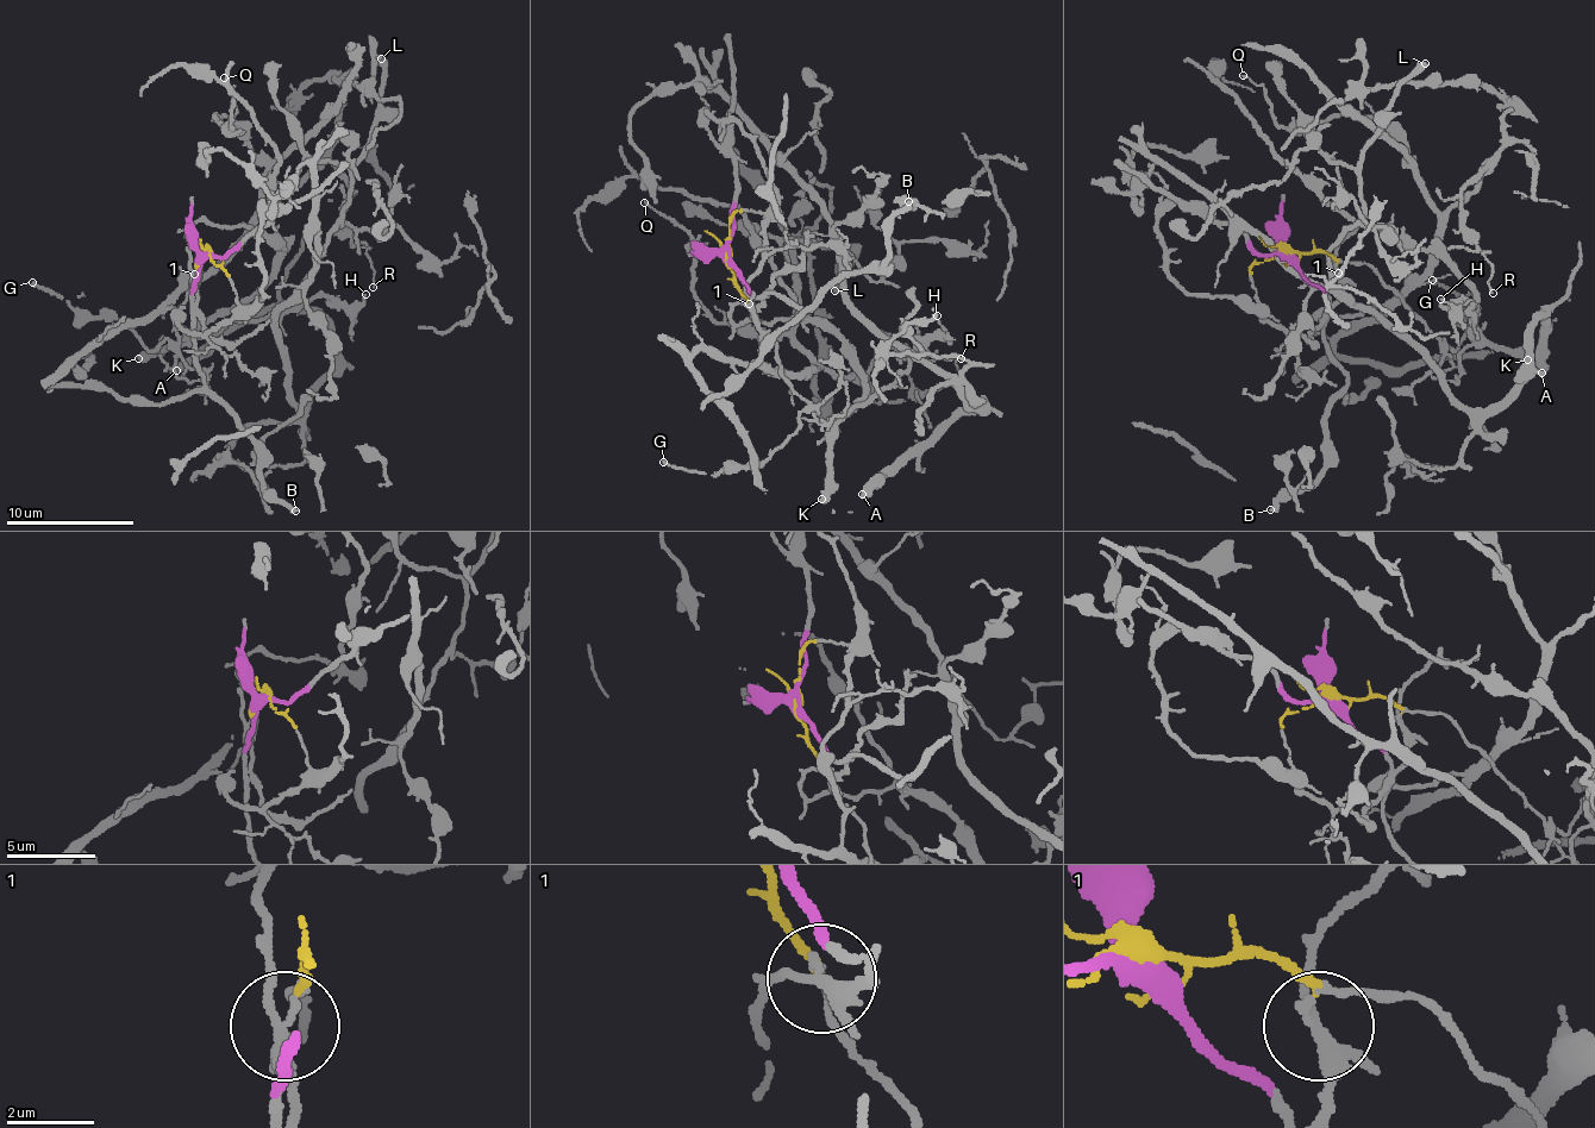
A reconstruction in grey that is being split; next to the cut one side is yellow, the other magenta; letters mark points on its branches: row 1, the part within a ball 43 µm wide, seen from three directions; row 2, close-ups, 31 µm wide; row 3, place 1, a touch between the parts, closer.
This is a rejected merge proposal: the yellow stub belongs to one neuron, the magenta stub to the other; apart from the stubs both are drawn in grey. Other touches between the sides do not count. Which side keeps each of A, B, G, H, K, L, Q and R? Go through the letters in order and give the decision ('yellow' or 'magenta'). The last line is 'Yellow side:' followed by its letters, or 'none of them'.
A: yellow
B: magenta
G: yellow
H: magenta
K: magenta
L: yellow
Q: yellow
R: yellow
Yellow side: A, G, L, Q, R

